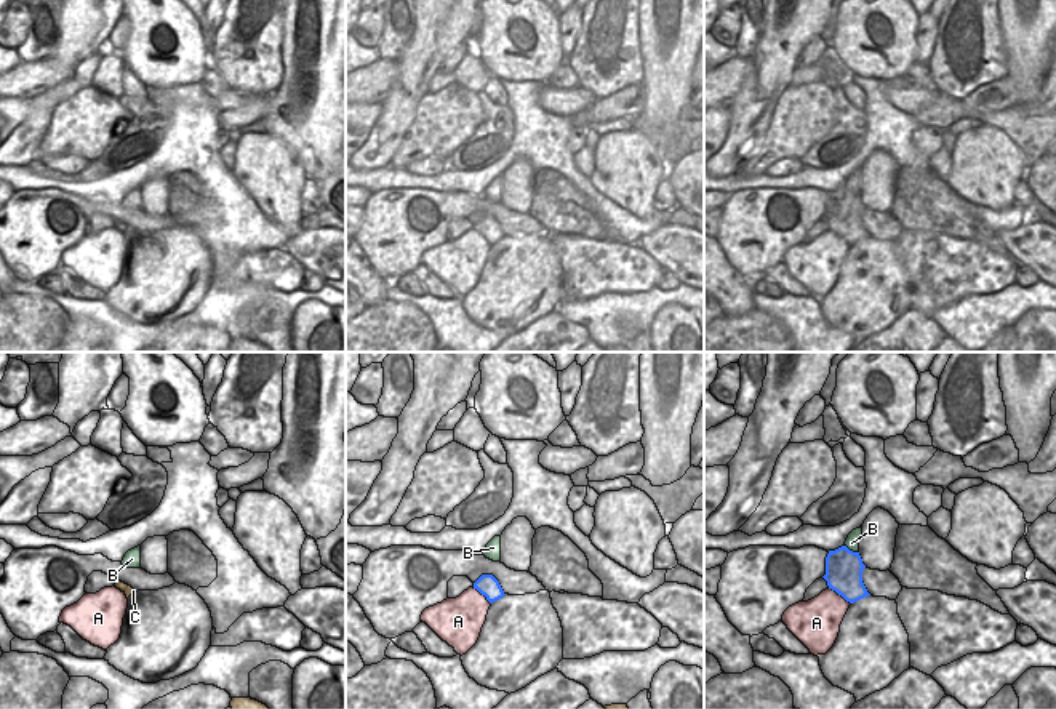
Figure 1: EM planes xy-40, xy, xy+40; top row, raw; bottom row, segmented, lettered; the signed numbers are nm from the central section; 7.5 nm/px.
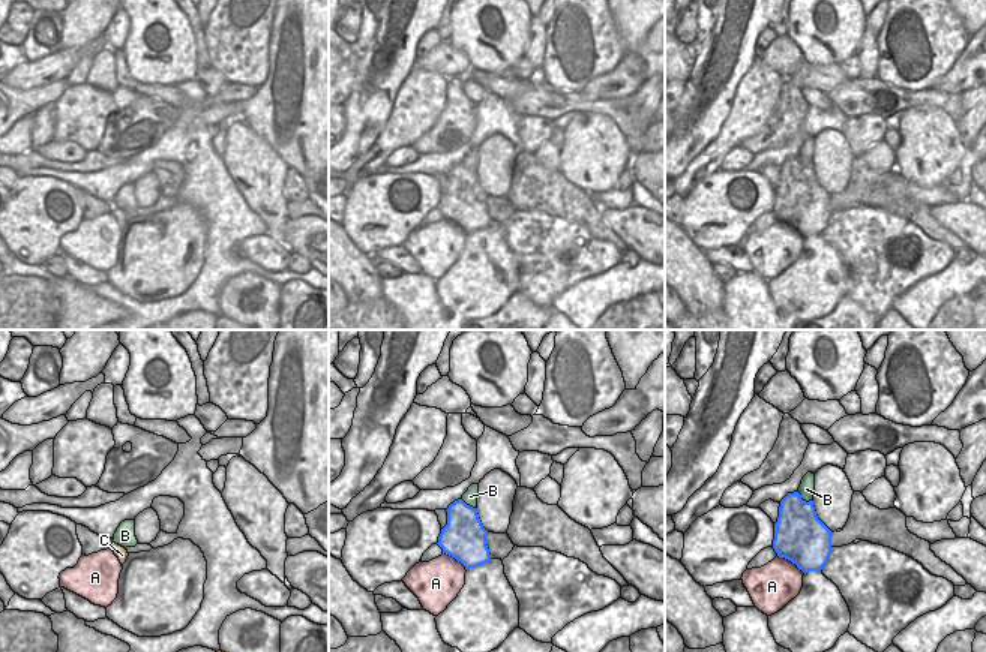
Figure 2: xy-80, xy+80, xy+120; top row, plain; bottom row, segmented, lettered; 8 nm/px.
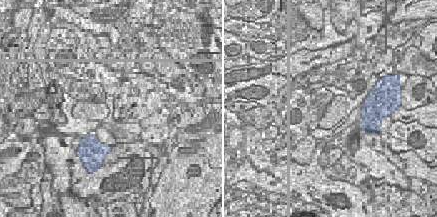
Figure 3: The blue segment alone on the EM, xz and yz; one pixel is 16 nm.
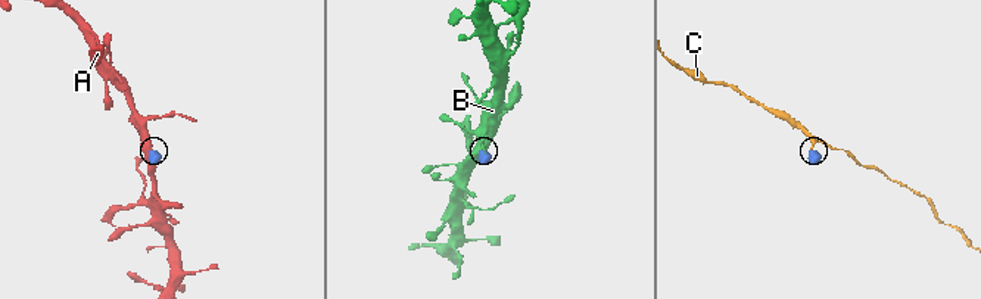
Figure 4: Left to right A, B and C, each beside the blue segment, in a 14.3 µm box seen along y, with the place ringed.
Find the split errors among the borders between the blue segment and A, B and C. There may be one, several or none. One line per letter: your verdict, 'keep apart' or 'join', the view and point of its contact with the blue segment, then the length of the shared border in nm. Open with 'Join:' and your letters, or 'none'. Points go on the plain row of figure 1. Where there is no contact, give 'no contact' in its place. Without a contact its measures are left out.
Join: C
A: keep apart; contact xy+40 (840, 236); length 200 nm
B: keep apart; contact xy+40 (852, 192); length 130 nm
C: join; no contact

